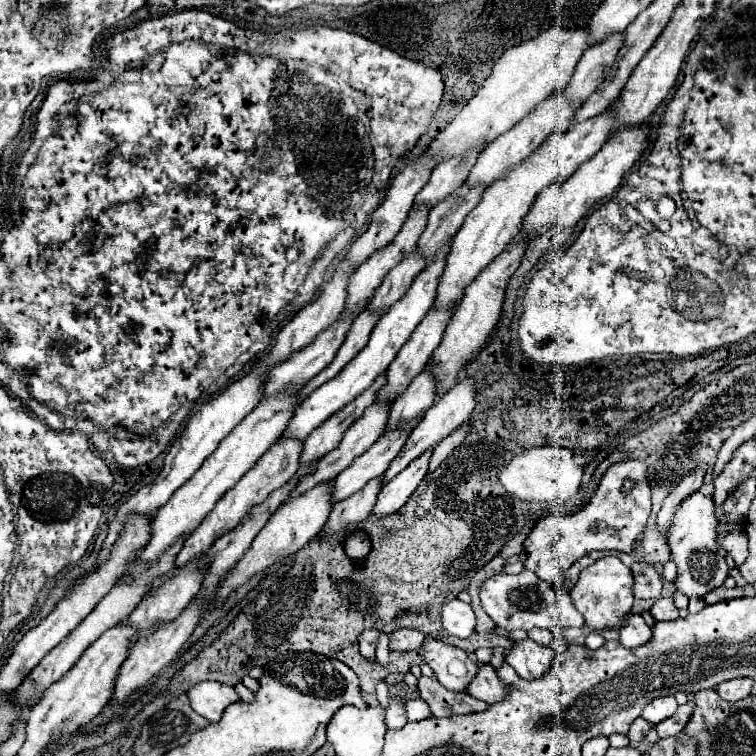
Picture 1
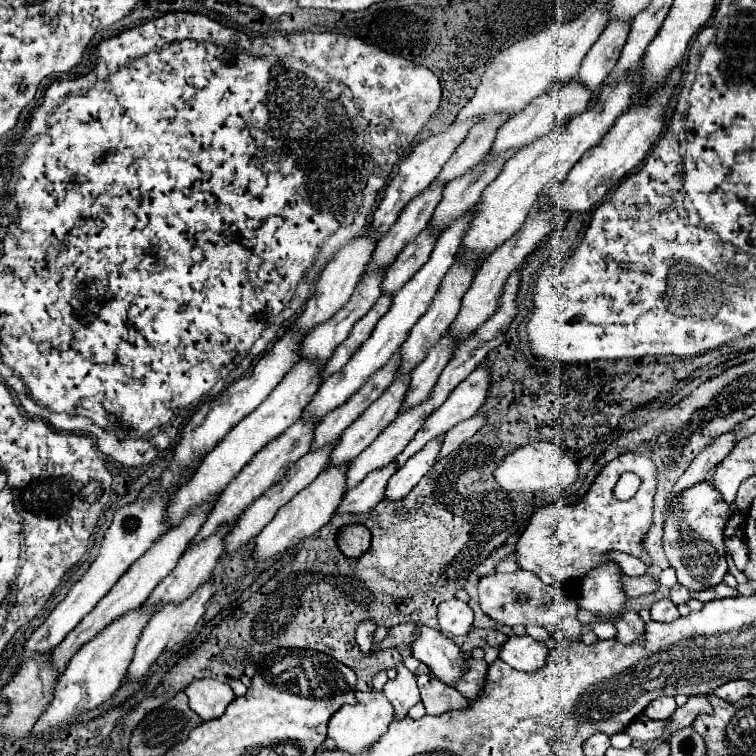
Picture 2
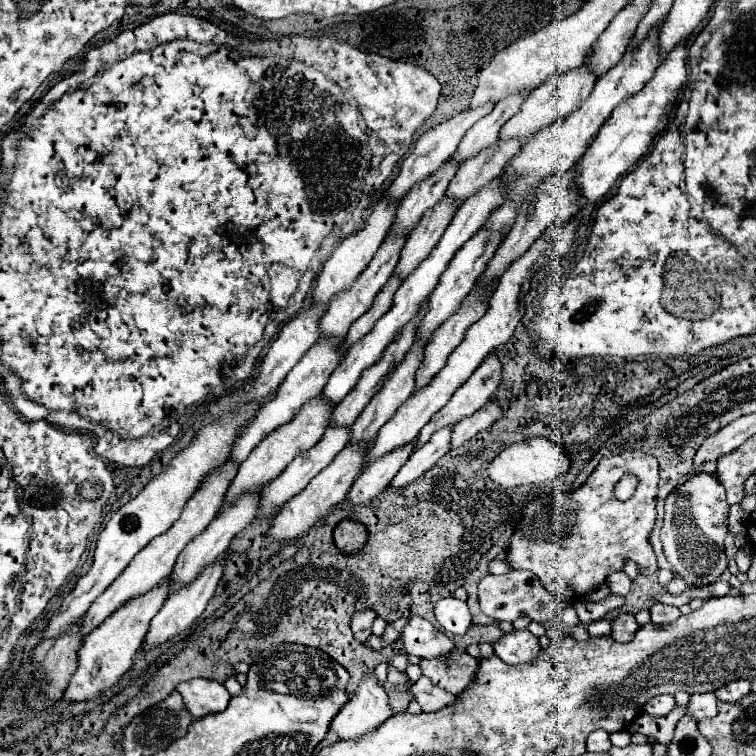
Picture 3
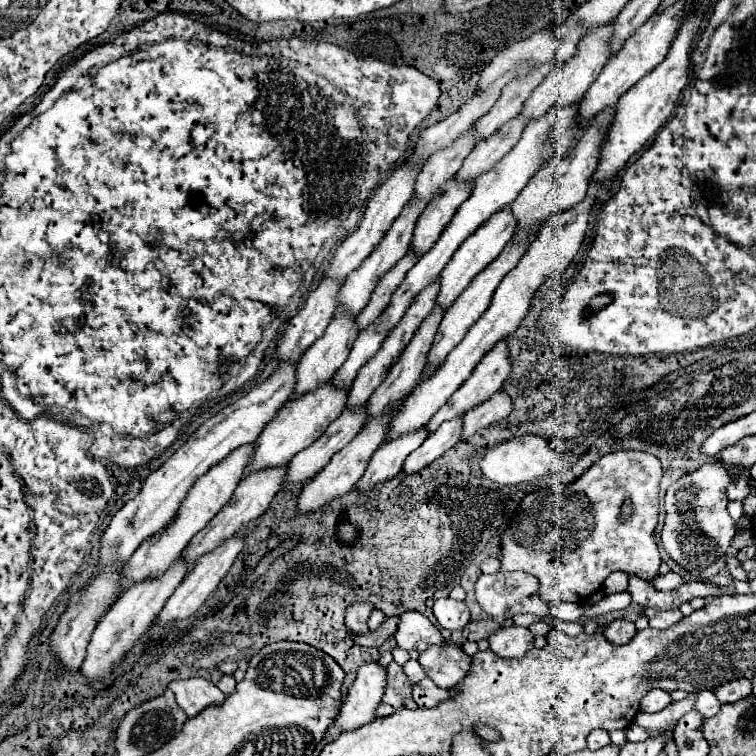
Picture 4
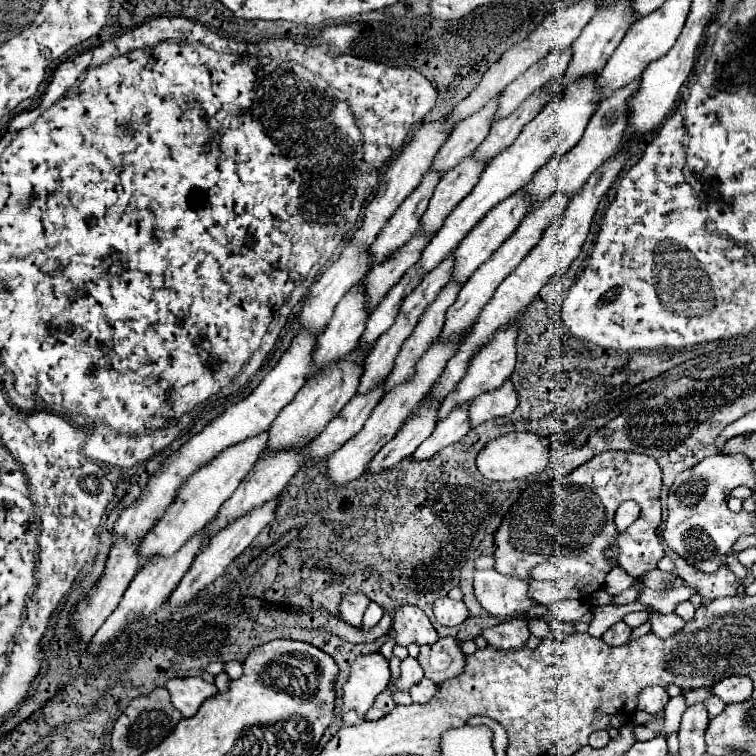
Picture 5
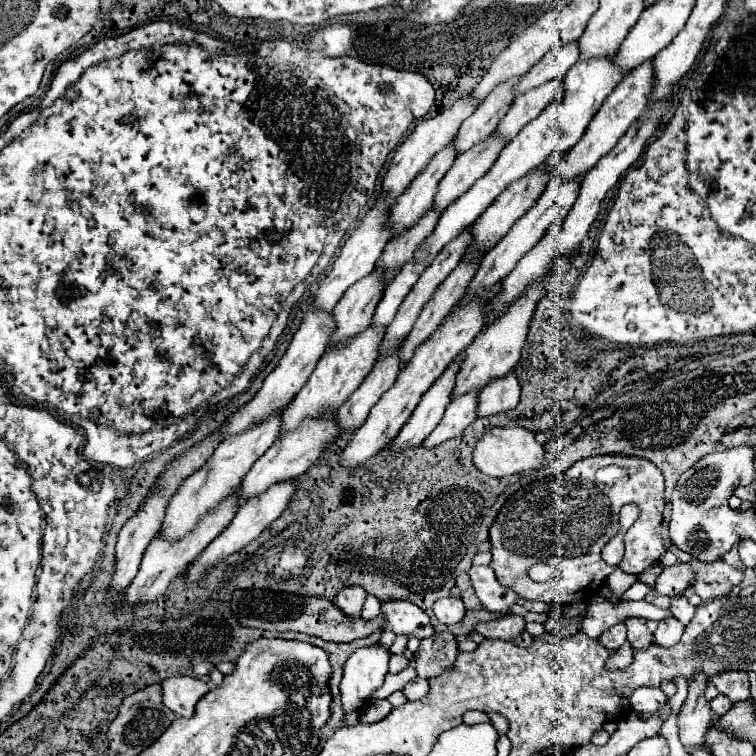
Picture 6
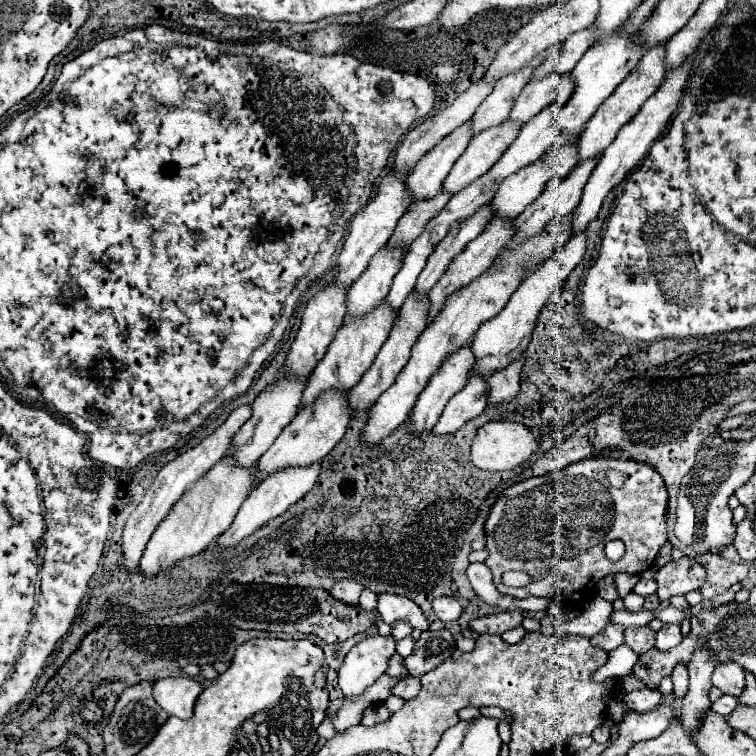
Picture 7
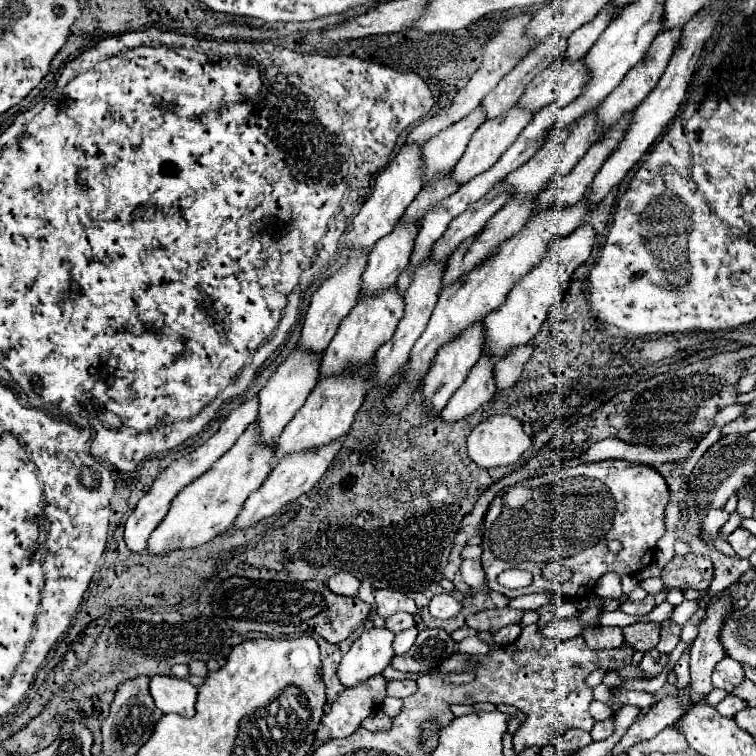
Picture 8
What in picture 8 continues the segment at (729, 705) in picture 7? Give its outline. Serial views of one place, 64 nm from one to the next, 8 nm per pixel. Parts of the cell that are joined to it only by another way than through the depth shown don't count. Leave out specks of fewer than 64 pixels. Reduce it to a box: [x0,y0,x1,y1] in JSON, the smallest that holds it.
[716,694,746,716]

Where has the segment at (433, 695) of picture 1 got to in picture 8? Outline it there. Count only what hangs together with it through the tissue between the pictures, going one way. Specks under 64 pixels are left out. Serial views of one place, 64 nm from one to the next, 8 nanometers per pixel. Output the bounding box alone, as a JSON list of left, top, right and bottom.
[386,680,416,700]

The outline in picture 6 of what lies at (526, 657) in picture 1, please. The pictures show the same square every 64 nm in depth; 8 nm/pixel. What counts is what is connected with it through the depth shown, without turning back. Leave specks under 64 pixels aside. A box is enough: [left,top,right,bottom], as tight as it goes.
[476,616,526,642]

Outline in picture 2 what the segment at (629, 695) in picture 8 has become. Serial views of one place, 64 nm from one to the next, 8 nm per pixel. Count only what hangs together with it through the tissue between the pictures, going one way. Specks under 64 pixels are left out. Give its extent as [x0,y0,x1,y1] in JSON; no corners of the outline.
[644,696,676,720]

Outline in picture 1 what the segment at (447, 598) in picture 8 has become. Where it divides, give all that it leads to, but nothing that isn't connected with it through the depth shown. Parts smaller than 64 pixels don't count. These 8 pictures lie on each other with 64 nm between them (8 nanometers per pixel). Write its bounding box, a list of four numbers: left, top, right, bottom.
[442,600,476,638]

